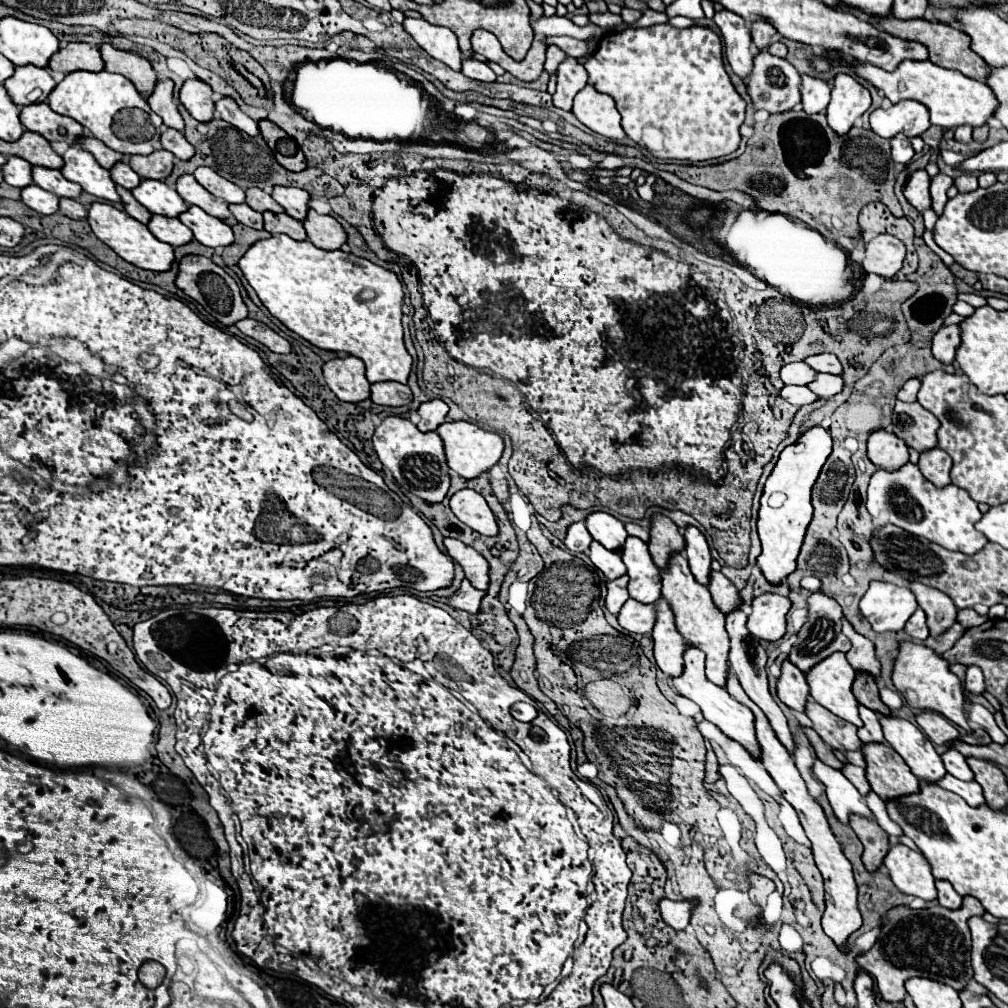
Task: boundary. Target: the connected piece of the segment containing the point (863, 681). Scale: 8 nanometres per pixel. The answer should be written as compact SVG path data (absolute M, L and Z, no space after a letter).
M858 672L856 680L854 680L854 696L860 704L864 704L866 708L880 712L880 714L890 714L890 710L884 706L884 702L878 696L878 688L876 688L876 680L874 676L870 676L868 672Z

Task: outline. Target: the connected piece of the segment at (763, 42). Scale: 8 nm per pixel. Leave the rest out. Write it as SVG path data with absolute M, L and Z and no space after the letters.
M756 20L752 24L752 40L754 44L762 50L762 48L768 48L770 46L770 38L776 36L776 28L772 24L768 24L766 20Z

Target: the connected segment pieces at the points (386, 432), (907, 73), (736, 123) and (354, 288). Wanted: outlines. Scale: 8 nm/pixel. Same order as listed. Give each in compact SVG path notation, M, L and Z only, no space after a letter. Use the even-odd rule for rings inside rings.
M388 416L382 420L382 424L374 432L374 450L380 458L380 462L394 474L396 482L408 490L420 496L426 502L442 502L448 486L448 466L444 458L442 438L436 432L420 432L416 424L412 424L408 418L402 416Z
M904 60L894 72L886 72L880 68L870 68L870 64L860 64L856 68L856 74L872 82L890 102L900 102L900 100L916 100L922 102L930 110L930 122L940 126L940 128L958 128L958 126L984 126L994 112L998 110L998 100L990 86L984 82L972 80L968 76L962 76L960 72L946 70L942 66L932 64L930 60L926 62L912 62Z
M668 22L666 24L654 24L654 26L648 26L648 28L626 28L622 32L608 32L600 38L598 42L598 48L596 52L592 54L592 58L584 64L584 68L588 70L590 74L590 82L594 84L594 88L598 92L604 92L604 94L610 94L614 100L616 100L616 108L618 112L622 114L622 128L626 132L626 136L630 140L634 140L640 148L648 150L652 156L656 158L676 158L676 160L688 160L688 162L700 162L700 160L712 160L712 158L720 158L720 156L726 156L730 152L734 152L740 144L740 124L744 122L744 110L746 110L746 102L740 98L740 94L734 90L726 70L724 70L724 56L722 56L722 42L720 38L710 30L710 28L704 28L704 26L690 26L690 28L674 28L670 26Z
M278 234L254 242L248 248L248 252L238 260L238 266L244 278L248 280L248 284L256 290L262 304L270 310L270 314L274 314L292 332L306 338L318 348L358 356L366 364L366 376L370 382L396 380L406 384L412 368L412 356L404 348L404 340L402 340L400 306L404 300L404 292L398 276L392 270L376 266L366 258L358 258L352 252L322 250L310 244L308 240L298 242L286 234ZM364 290L374 290L376 296L372 300L360 300L360 294Z

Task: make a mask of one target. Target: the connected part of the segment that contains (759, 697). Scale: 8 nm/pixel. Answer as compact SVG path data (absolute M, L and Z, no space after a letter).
M734 608L734 612L726 614L726 632L730 636L730 670L738 676L744 692L750 696L752 702L756 702L762 712L768 716L778 740L790 750L794 752L794 742L792 742L792 734L786 722L784 712L778 708L778 704L774 702L774 698L768 692L768 678L766 678L766 650L760 646L760 642L756 638L750 636L748 628L746 628L746 614L742 612L742 608Z

